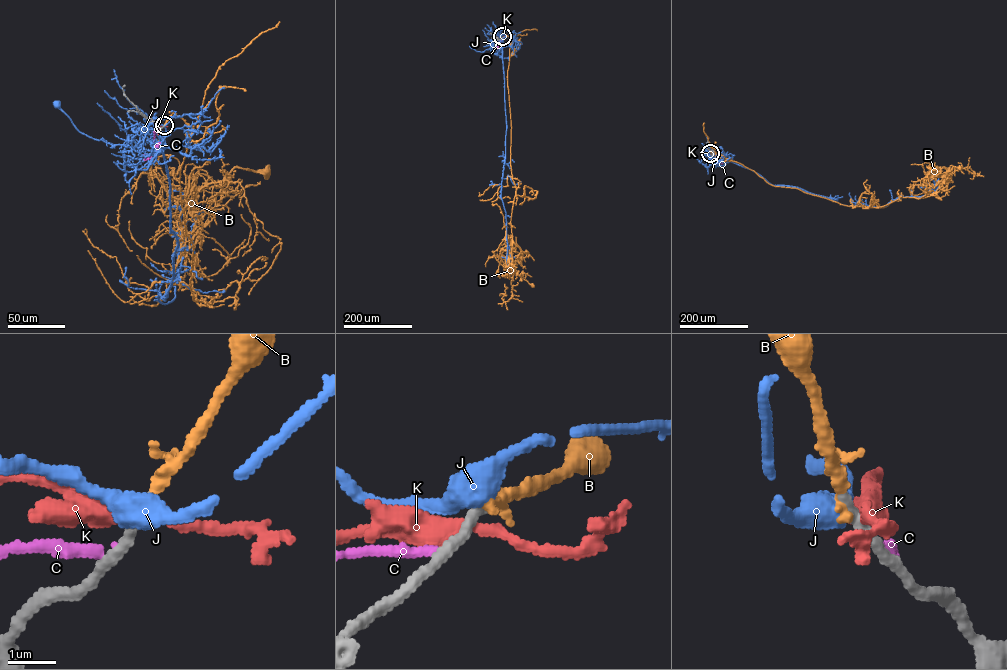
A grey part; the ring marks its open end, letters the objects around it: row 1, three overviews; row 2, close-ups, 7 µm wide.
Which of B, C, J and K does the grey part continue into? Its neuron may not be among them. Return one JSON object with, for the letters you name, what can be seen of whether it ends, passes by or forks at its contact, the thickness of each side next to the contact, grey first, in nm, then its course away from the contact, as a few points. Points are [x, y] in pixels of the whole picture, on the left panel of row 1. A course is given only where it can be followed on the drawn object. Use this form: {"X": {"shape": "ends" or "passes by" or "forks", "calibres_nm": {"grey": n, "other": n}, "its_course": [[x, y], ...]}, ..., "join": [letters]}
{"B": {"shape": "forks", "calibres_nm": {"grey": 240, "other": 150}, "its_course": [[164, 125], [173, 113], [188, 124], [181, 201], [200, 306], [195, 216], [234, 168], [268, 172]]}, "join": ["B"]}

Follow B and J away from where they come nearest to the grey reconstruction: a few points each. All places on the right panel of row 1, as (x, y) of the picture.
B: (710, 153), (742, 164), (773, 185), (867, 207), (931, 195), (953, 166), (960, 168)
J: (710, 154), (708, 151), (709, 155), (715, 154), (720, 160), (726, 158), (720, 147)

